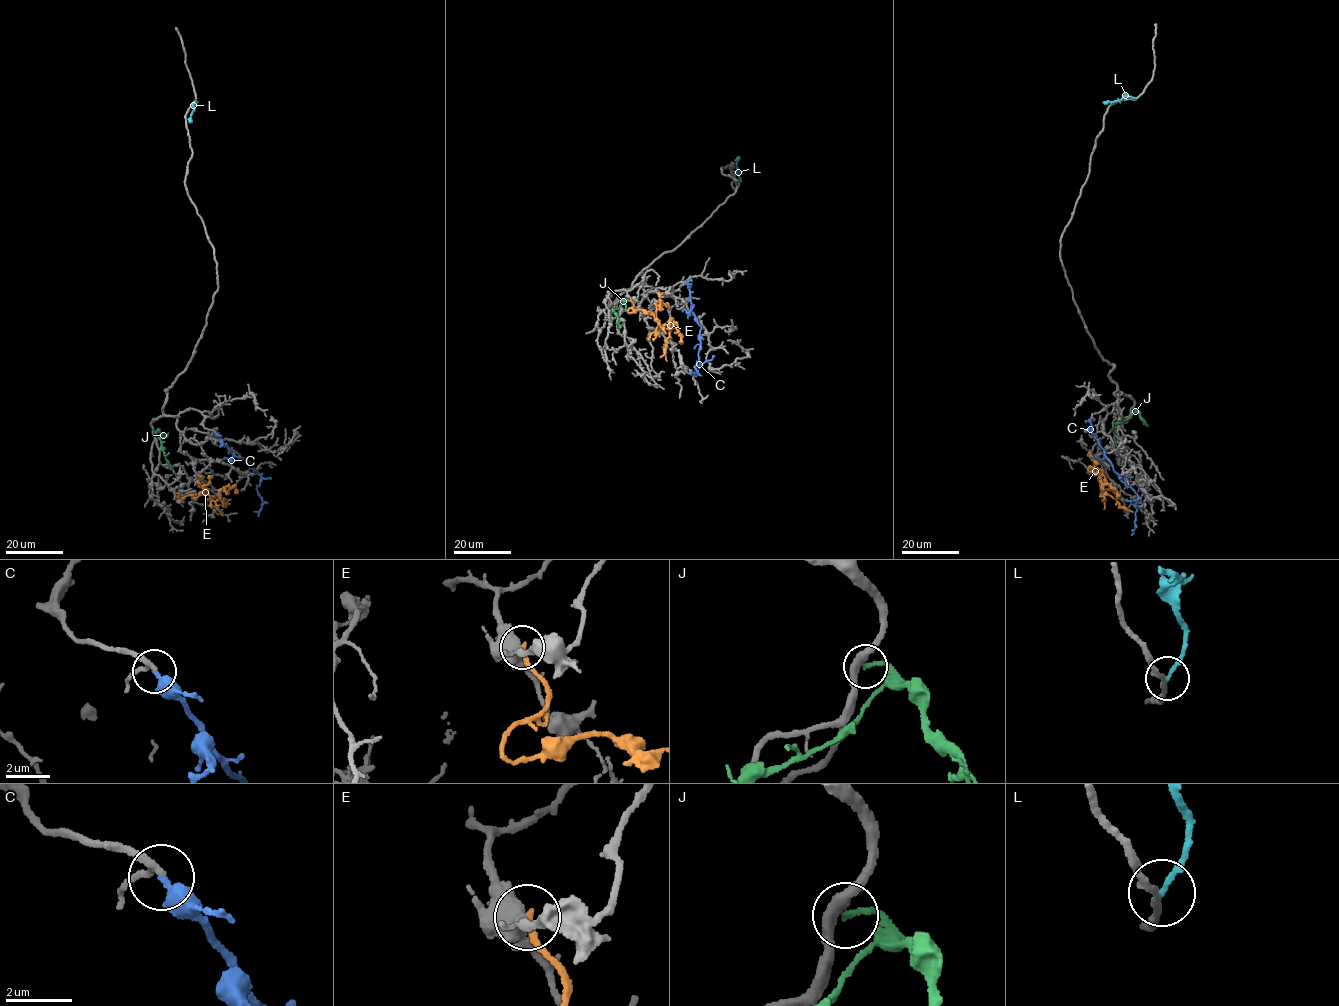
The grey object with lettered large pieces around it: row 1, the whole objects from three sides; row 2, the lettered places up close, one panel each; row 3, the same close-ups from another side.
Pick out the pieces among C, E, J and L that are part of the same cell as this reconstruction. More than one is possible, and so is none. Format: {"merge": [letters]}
{"merge": ["C"]}

